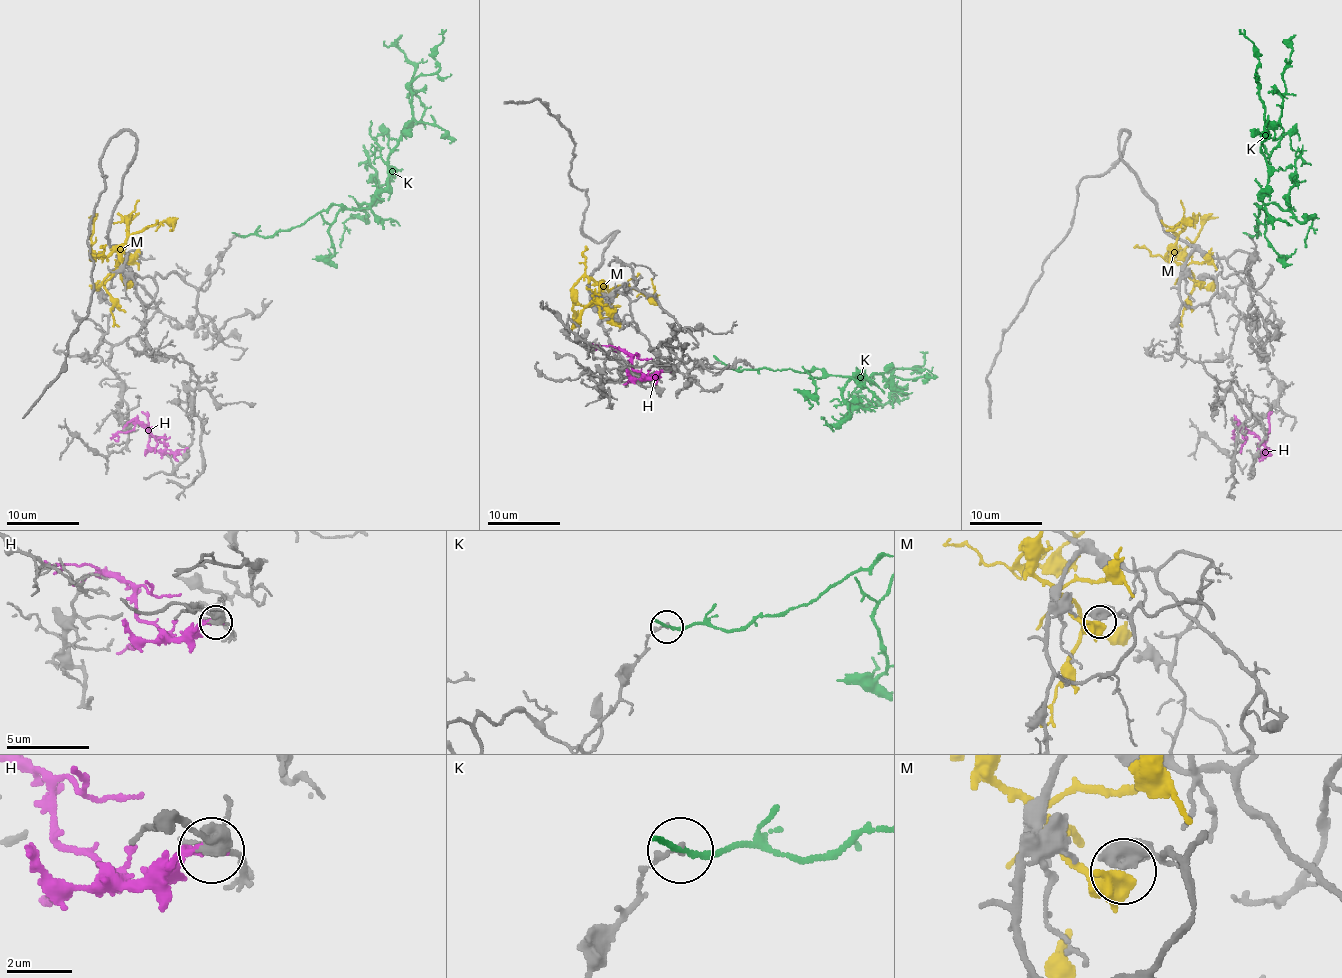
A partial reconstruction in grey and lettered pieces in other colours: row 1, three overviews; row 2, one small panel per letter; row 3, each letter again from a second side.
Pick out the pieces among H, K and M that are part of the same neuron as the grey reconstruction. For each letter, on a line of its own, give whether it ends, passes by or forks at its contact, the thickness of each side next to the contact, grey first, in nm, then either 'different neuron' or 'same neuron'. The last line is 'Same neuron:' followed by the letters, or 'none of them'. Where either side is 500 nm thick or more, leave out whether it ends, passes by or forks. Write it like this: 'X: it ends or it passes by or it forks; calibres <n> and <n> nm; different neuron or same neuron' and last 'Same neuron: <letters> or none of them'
H: it ends; calibres 340 and 170 nm; different neuron
K: it ends; calibres 160 and 200 nm; different neuron
M: calibres 500 and 480 nm; different neuron
Same neuron: none of them

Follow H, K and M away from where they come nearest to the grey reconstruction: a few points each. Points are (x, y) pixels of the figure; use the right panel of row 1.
H: (1259, 451), (1260, 453), (1264, 444), (1239, 423), (1233, 430), (1237, 441)
K: (1250, 235), (1257, 237), (1268, 186), (1260, 137), (1282, 114), (1291, 49), (1282, 41)
M: (1203, 280), (1190, 276), (1170, 251), (1165, 256), (1179, 255), (1206, 222), (1217, 217)

